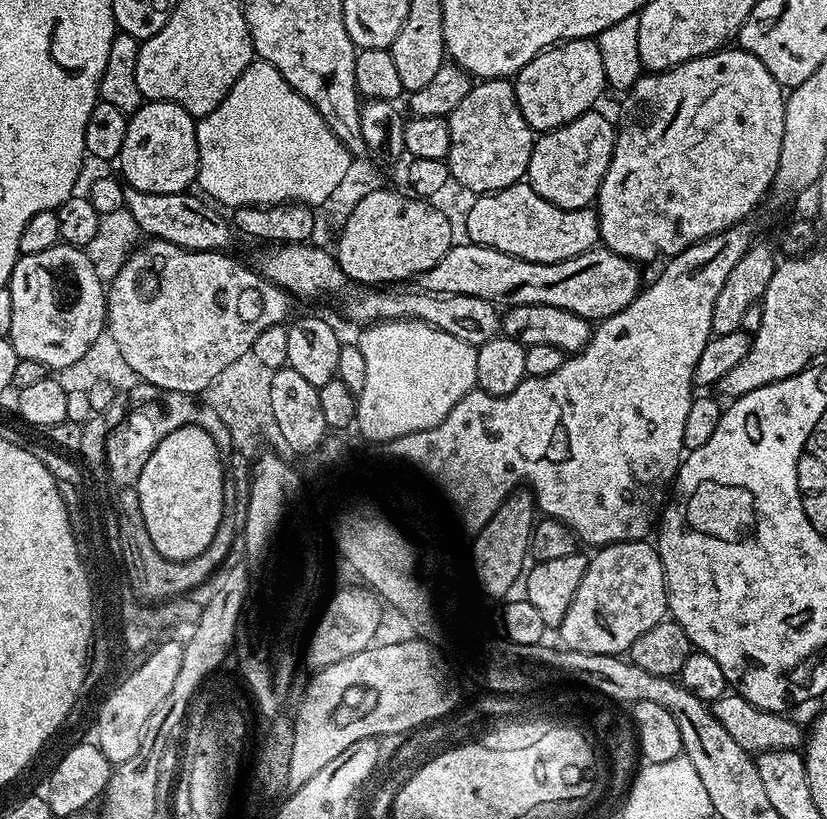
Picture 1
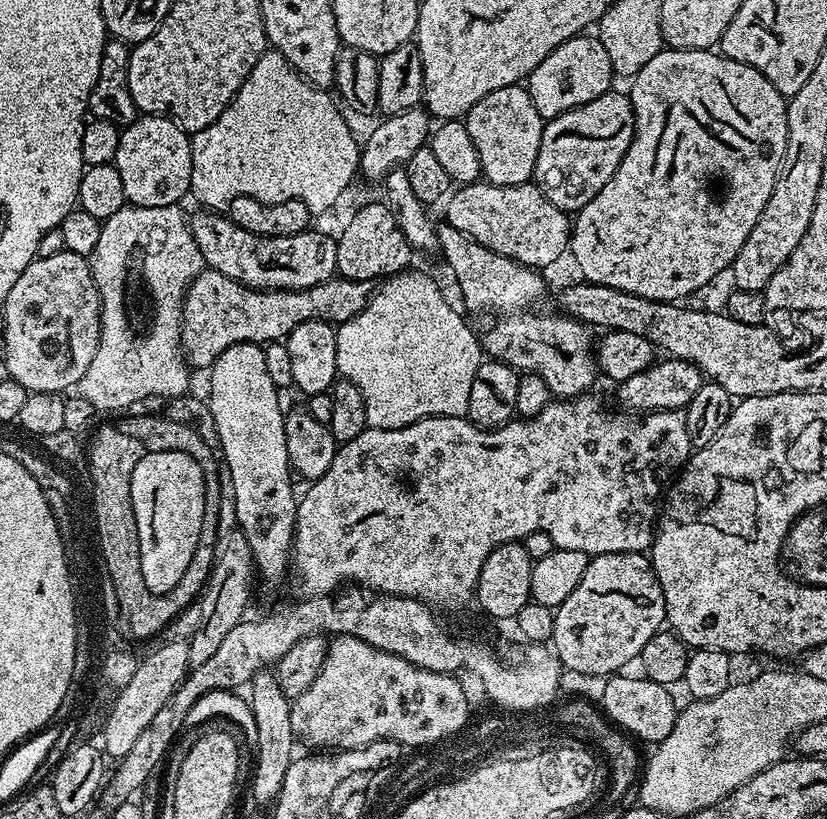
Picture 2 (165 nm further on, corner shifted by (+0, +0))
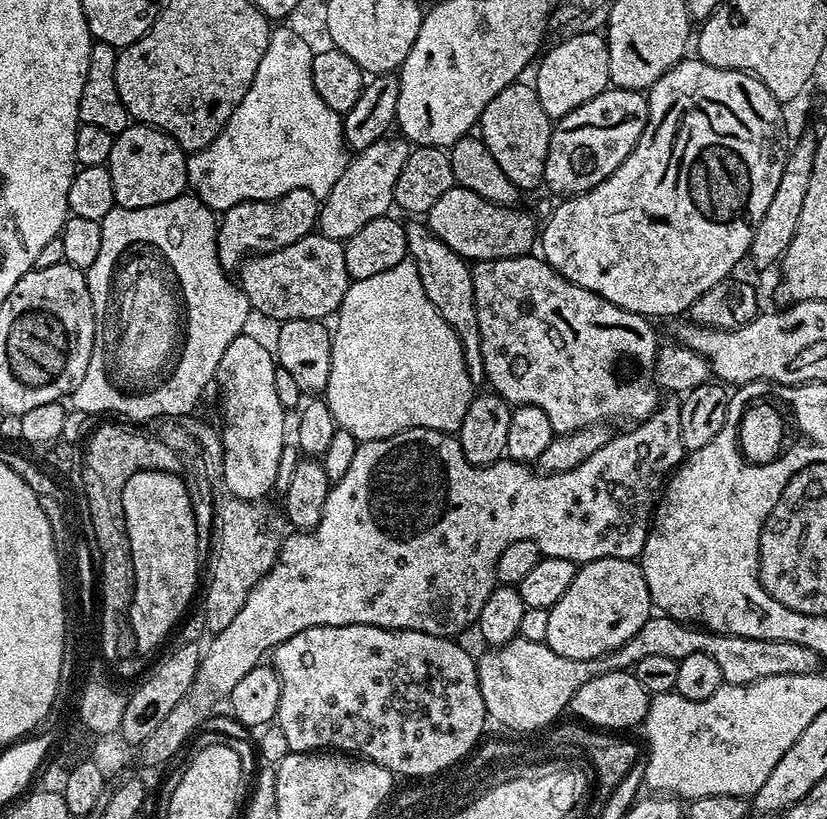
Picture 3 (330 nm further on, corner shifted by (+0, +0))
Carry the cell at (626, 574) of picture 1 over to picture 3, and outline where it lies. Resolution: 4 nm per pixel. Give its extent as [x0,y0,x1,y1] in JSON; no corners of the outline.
[546,558,653,658]

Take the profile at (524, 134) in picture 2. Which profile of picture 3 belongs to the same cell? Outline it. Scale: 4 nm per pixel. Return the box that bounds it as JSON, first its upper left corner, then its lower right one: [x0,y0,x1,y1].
[478,82,553,190]

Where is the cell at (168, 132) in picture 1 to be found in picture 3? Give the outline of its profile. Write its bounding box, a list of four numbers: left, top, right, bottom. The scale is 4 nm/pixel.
[106,122,188,208]

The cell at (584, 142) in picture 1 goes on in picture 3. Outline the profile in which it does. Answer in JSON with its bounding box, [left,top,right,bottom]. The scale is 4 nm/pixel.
[544,86,648,198]

